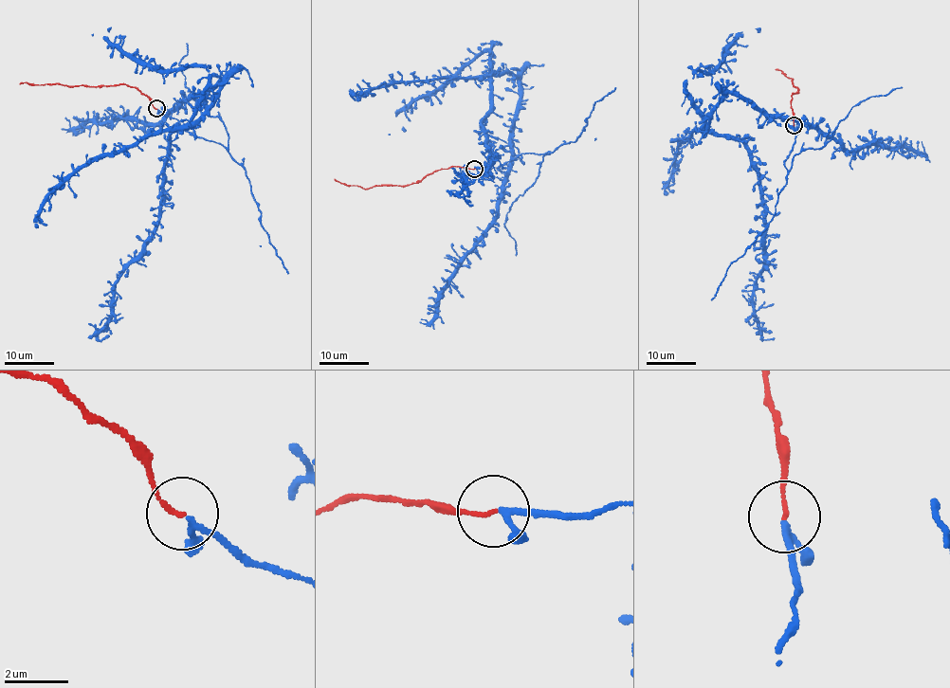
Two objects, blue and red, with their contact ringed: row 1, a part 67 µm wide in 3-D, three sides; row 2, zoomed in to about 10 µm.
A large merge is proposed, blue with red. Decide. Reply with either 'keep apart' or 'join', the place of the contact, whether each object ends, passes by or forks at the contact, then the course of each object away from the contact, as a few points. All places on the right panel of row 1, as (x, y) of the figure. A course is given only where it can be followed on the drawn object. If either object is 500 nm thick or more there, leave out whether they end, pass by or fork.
join | (794, 125) | blue passes by | red ends | blue via (794, 125), (786, 175), (835, 127), (727, 94), (706, 129), (757, 172), (755, 317), (774, 338) | red via (793, 125), (791, 102), (793, 93), (798, 90), (791, 78), (780, 69), (776, 70)

